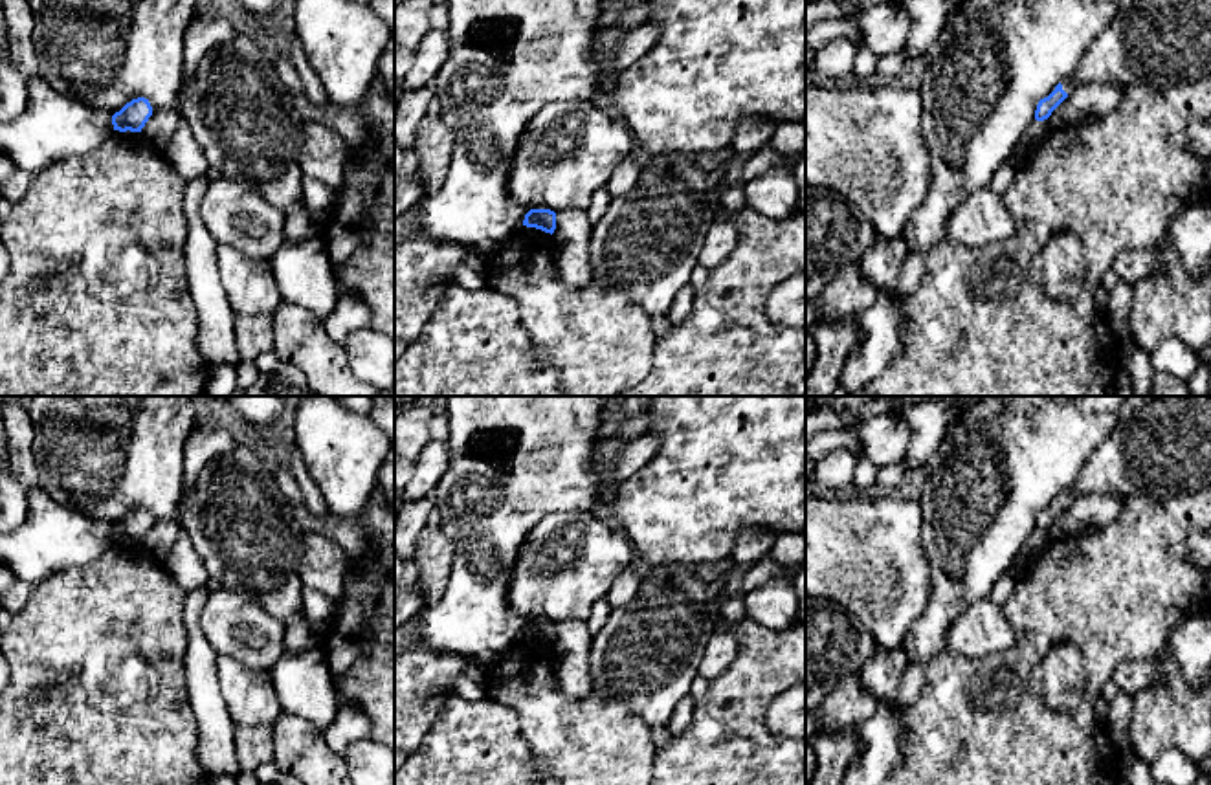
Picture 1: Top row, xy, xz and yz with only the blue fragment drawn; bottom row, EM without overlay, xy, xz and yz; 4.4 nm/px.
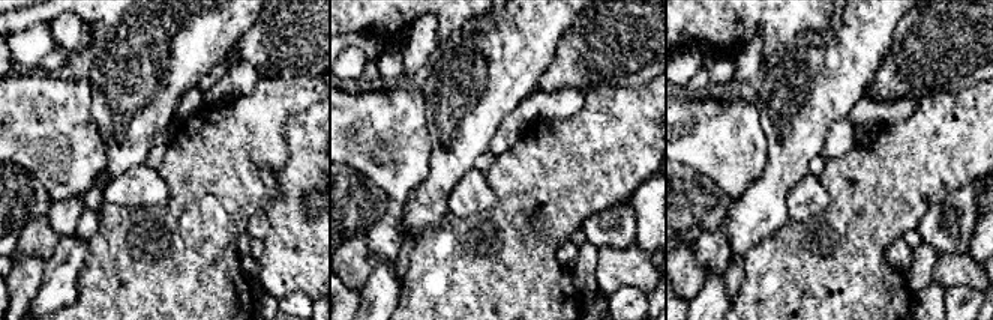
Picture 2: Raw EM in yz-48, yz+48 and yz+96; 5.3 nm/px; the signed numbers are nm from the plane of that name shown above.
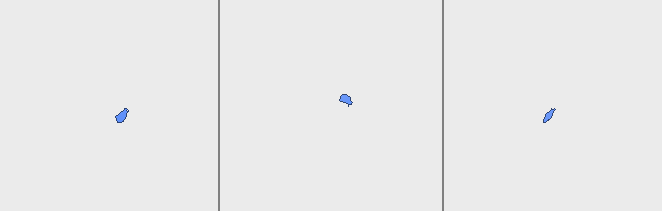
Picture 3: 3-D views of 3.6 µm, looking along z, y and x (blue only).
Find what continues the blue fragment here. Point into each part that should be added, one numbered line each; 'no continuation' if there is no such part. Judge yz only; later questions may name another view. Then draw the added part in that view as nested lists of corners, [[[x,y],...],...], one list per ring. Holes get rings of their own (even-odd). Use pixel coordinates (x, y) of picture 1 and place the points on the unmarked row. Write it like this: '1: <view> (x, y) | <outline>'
1: yz (1162, 444) | [[[1128,396],[1119,422],[1086,460],[1075,484],[1062,492],[1070,504],[1083,495],[1167,499],[1211,488],[1211,396]]]

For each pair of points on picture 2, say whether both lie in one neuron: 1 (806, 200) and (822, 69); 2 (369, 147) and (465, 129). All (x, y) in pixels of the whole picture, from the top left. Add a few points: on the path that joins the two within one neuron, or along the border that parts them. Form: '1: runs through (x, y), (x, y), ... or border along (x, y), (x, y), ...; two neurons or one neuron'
1: border along (809, 173), (792, 187), (788, 202); two neurons
2: border along (423, 102), (423, 117), (429, 135), (428, 172); two neurons

